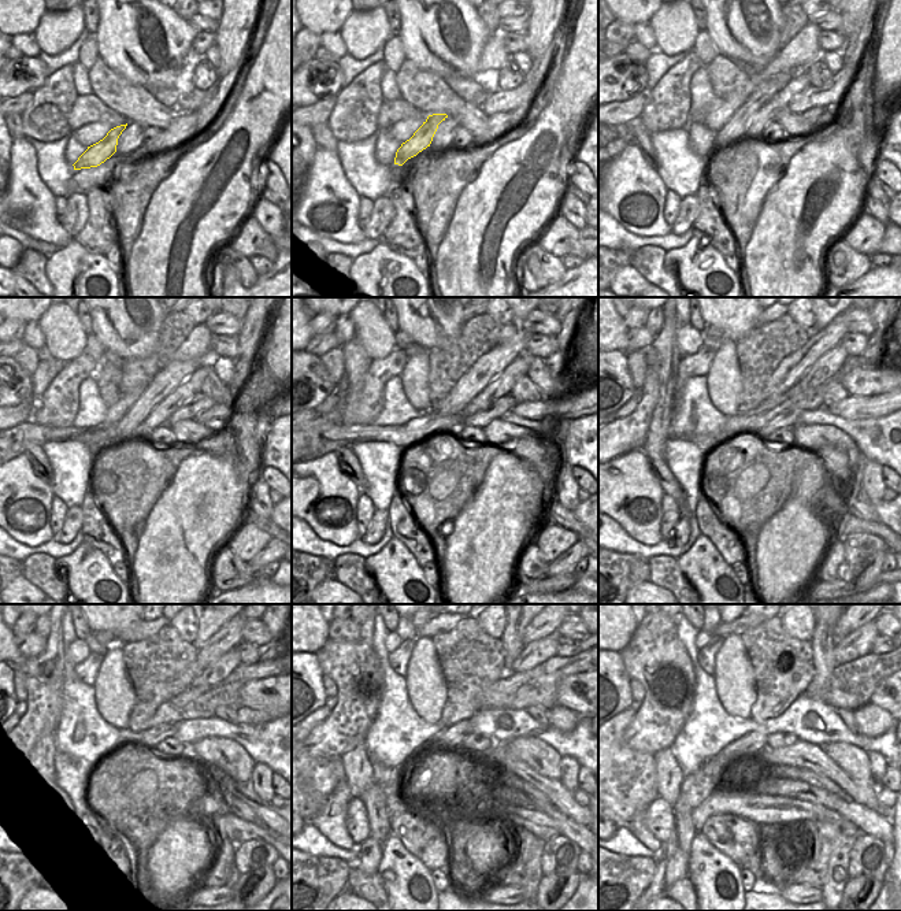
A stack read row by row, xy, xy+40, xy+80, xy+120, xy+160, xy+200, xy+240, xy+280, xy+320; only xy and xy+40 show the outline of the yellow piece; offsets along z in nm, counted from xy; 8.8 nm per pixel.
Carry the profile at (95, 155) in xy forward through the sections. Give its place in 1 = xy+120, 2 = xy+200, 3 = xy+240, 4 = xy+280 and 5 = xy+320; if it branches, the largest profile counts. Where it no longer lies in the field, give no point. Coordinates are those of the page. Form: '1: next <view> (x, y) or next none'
1: next xy+120 (166, 381)
2: next xy+200 (794, 366)
3: next xy+240 (230, 634)
4: next xy+280 (533, 632)
5: next xy+320 (840, 632)

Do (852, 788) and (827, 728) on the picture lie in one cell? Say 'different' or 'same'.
different

